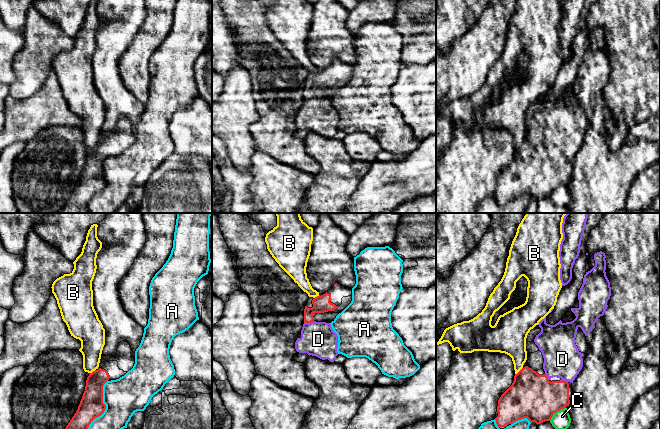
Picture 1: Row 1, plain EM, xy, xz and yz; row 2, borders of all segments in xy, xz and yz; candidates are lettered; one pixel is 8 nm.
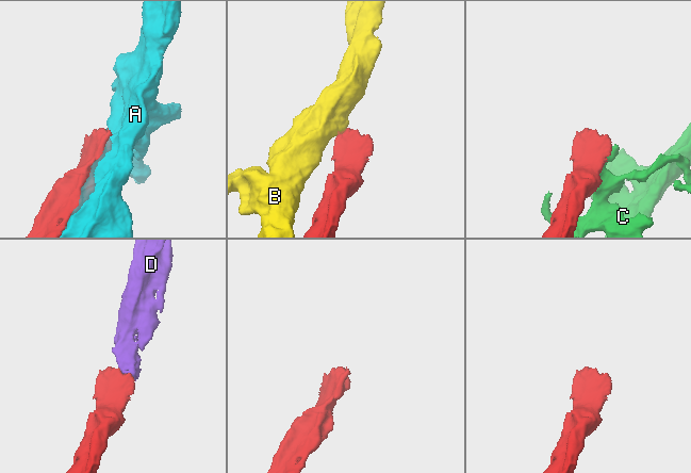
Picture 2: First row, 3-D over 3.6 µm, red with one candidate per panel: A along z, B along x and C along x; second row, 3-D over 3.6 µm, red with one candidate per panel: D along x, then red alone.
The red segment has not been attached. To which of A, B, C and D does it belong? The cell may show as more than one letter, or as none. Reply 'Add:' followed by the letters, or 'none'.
Add: D

